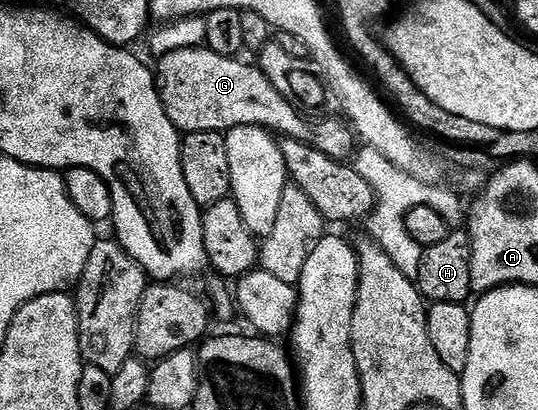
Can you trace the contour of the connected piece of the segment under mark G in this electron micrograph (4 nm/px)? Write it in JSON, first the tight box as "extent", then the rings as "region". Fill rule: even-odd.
{"extent":[154,46,354,160],"region":[[[206,46],[174,50],[159,57],[160,65],[155,65],[154,75],[156,87],[160,89],[162,106],[166,110],[166,118],[174,122],[174,126],[181,134],[189,132],[222,132],[227,133],[238,126],[258,126],[267,128],[273,134],[289,140],[297,140],[318,149],[322,154],[333,156],[335,160],[344,160],[347,157],[348,143],[354,140],[354,132],[347,123],[339,124],[336,120],[320,120],[316,125],[304,117],[303,111],[297,110],[274,86],[270,86],[270,78],[262,74],[262,70],[255,63],[243,64],[243,59],[234,56],[214,54]]]}

